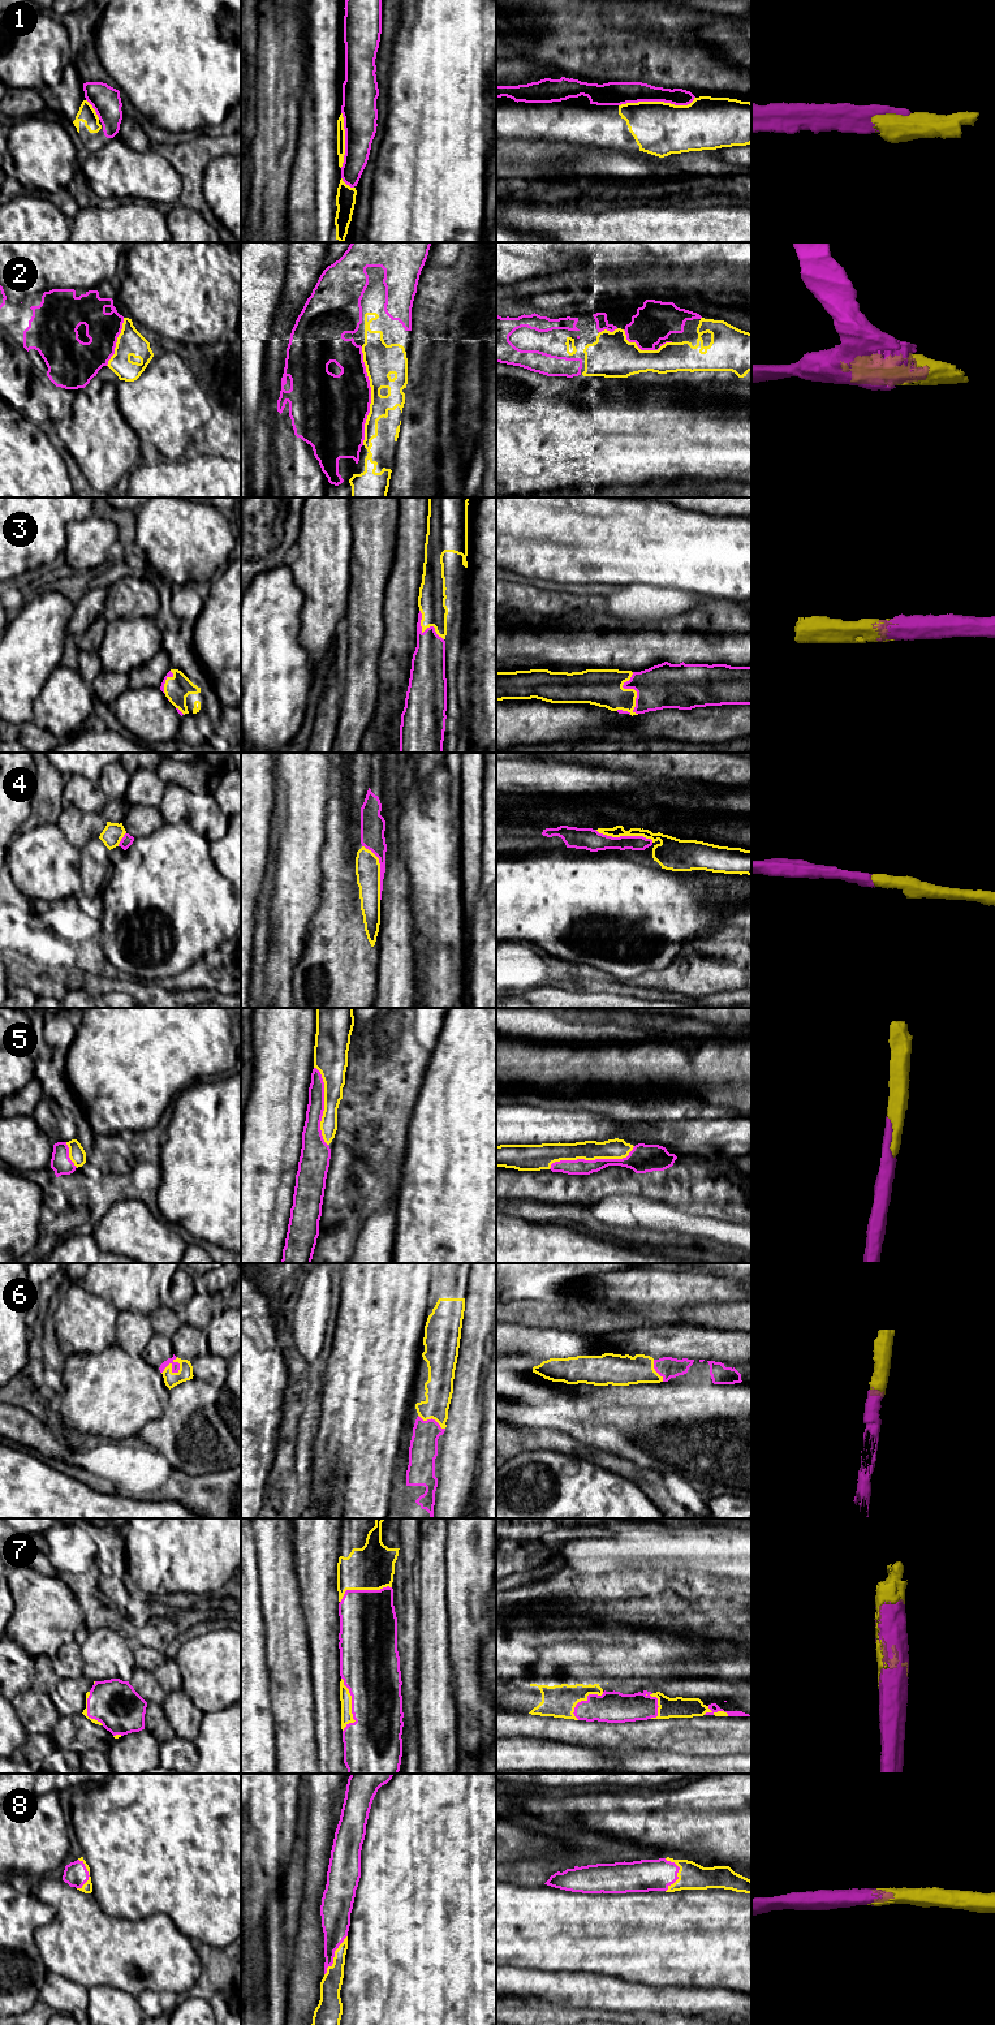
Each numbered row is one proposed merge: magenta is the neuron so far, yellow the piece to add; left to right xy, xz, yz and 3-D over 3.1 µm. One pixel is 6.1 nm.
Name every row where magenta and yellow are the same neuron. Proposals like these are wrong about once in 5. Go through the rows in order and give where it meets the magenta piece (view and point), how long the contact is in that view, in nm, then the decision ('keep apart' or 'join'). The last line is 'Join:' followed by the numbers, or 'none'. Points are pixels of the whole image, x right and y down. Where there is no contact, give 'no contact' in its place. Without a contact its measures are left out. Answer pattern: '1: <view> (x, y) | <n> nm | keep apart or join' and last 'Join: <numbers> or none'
1: yz (657, 100) | 480 nm | join
2: xz (370, 396) | 600 nm | join
3: yz (633, 688) | 260 nm | join
4: yz (624, 836) | 360 nm | join
5: yz (591, 1160) | 550 nm | join
6: xy (168, 1364) | 140 nm | join
7: xz (352, 1706) | 340 nm | join
8: xz (334, 1955) | 280 nm | join
Join: 1, 2, 3, 4, 5, 6, 7, 8

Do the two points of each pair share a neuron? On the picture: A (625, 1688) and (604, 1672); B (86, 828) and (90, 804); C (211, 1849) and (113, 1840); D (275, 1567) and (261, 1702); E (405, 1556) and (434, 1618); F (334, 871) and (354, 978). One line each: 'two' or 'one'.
A: two
B: two
C: one
D: two
E: two
F: one

